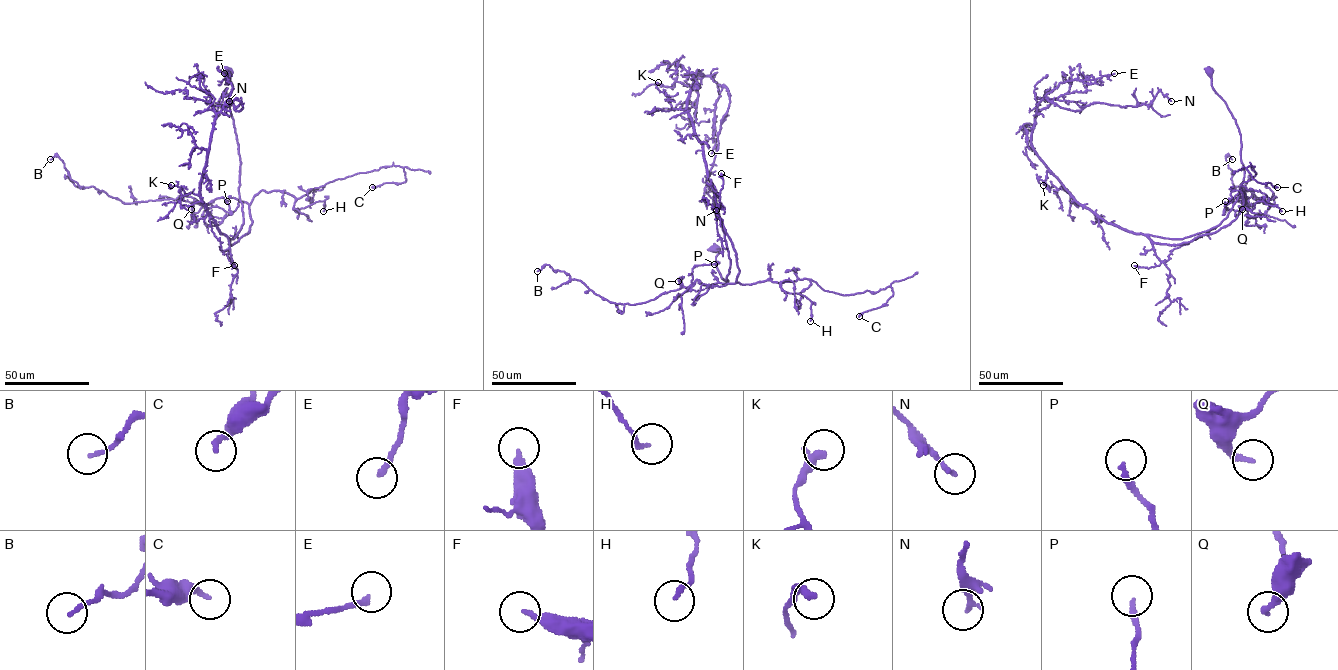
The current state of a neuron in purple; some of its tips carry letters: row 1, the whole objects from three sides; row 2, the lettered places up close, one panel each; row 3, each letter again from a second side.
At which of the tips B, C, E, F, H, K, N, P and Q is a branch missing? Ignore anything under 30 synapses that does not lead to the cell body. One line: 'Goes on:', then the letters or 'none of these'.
Goes on: none of these

